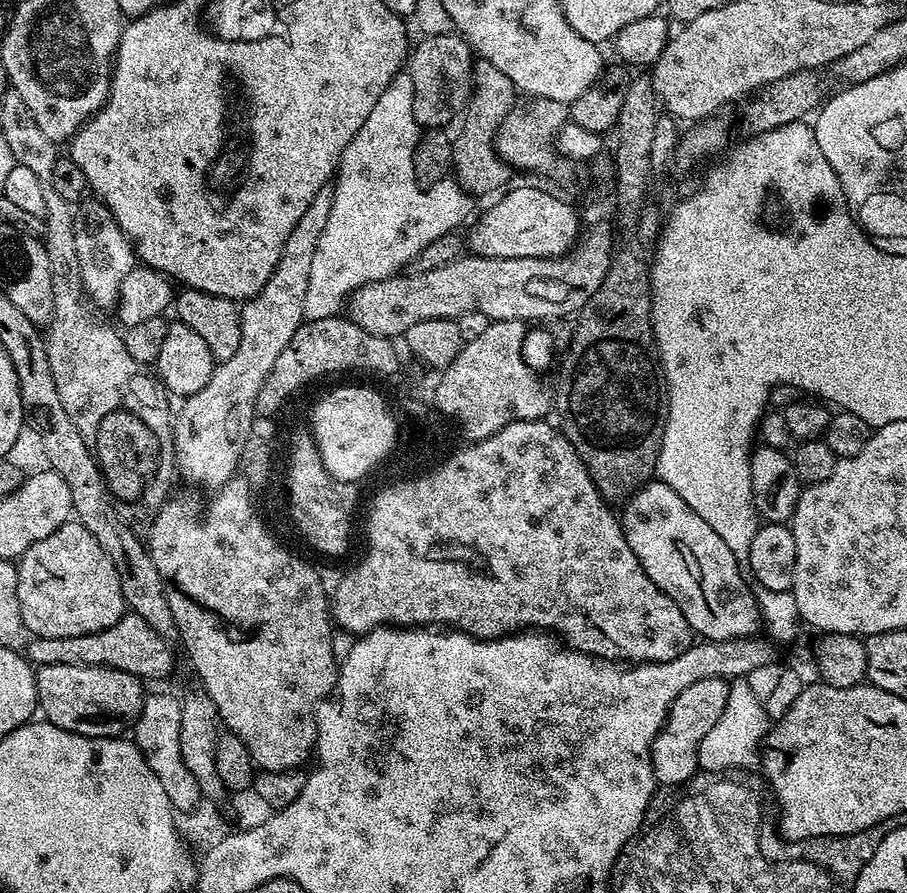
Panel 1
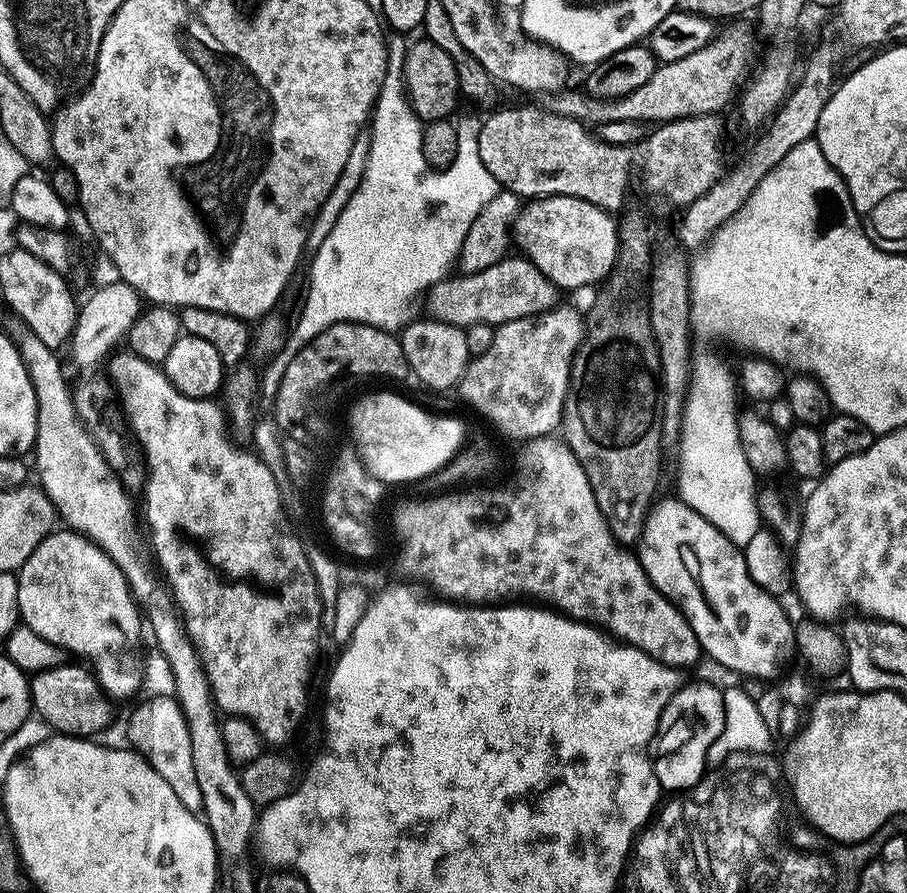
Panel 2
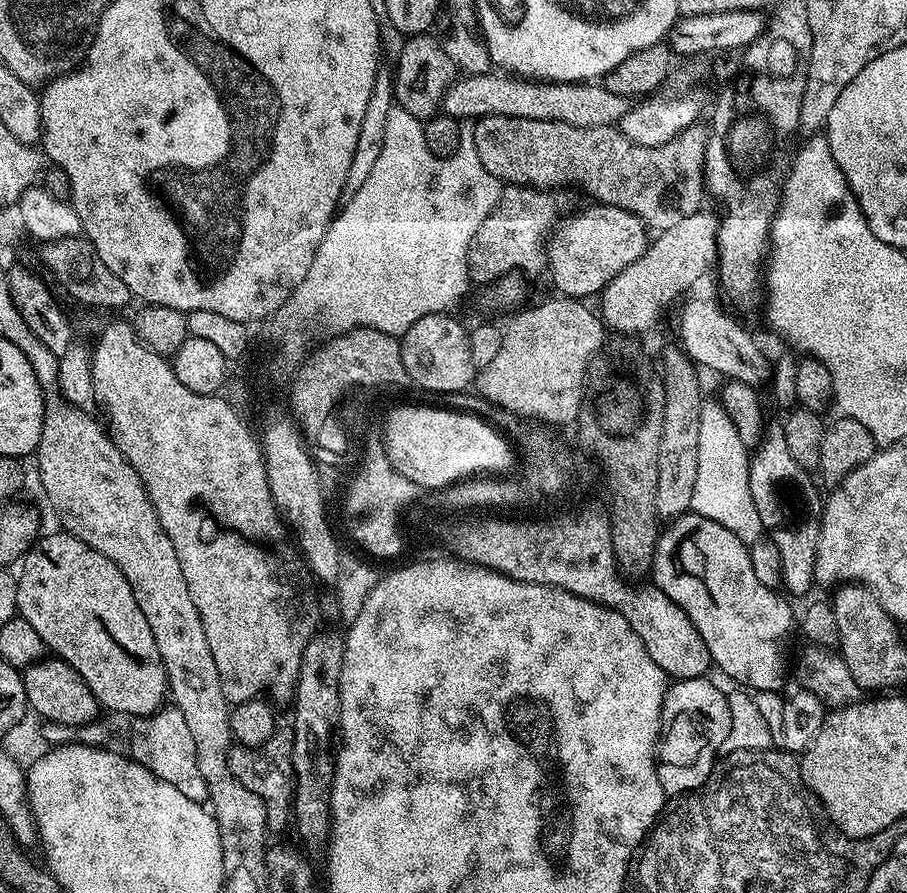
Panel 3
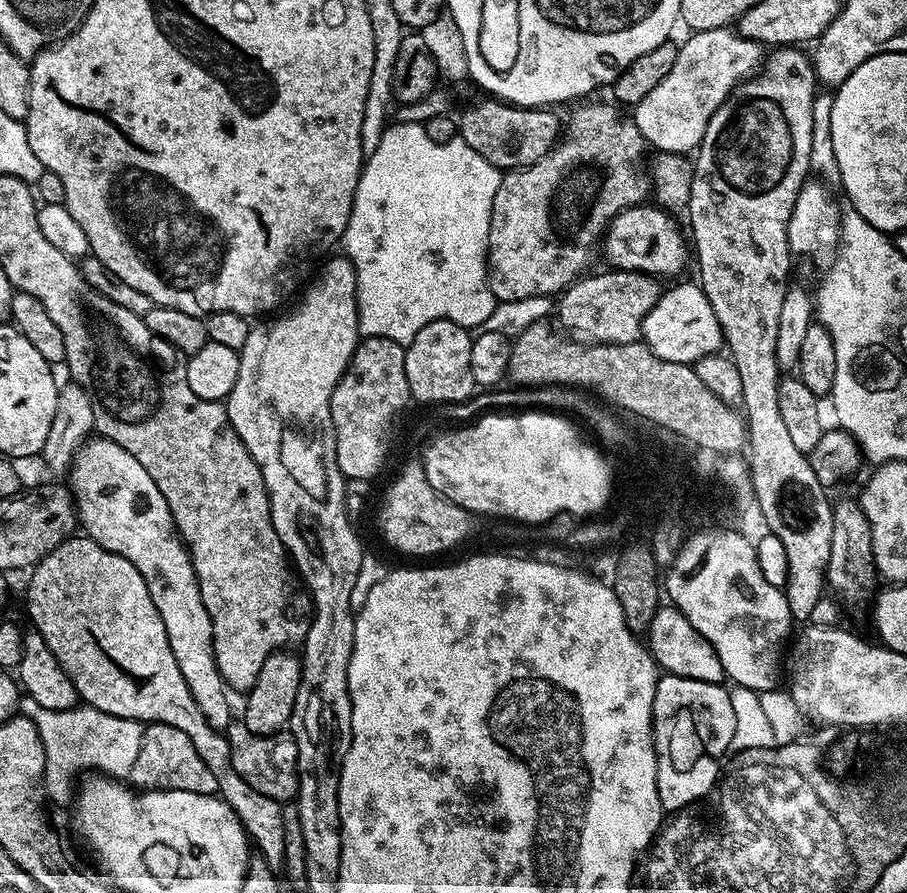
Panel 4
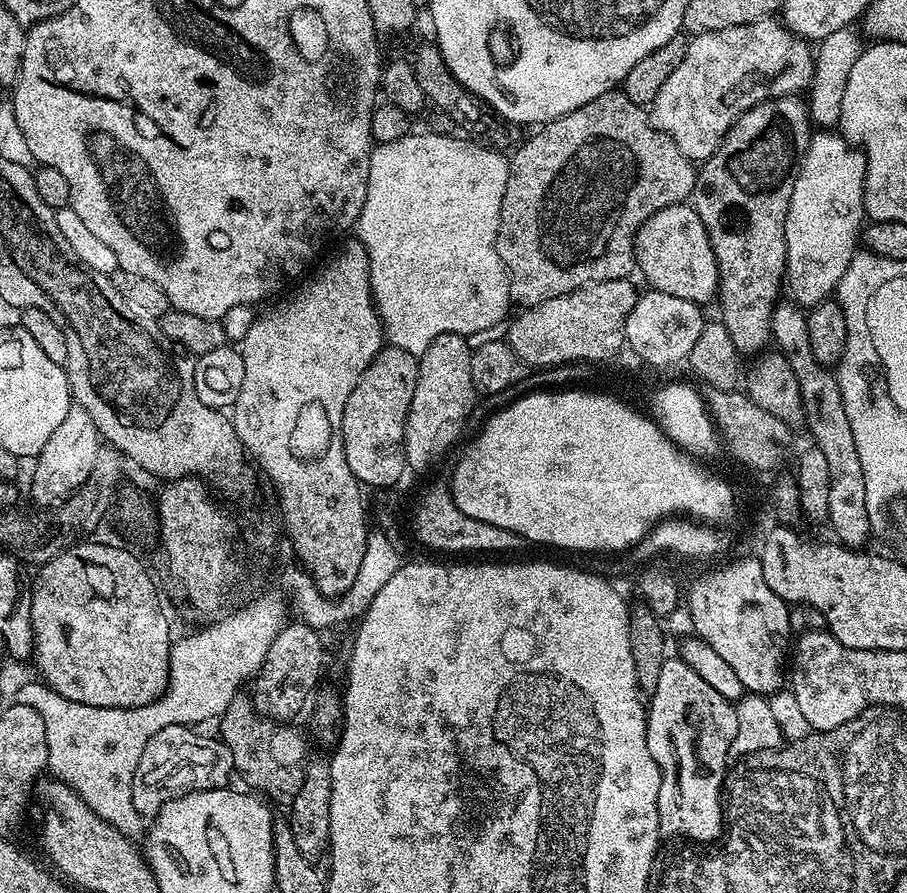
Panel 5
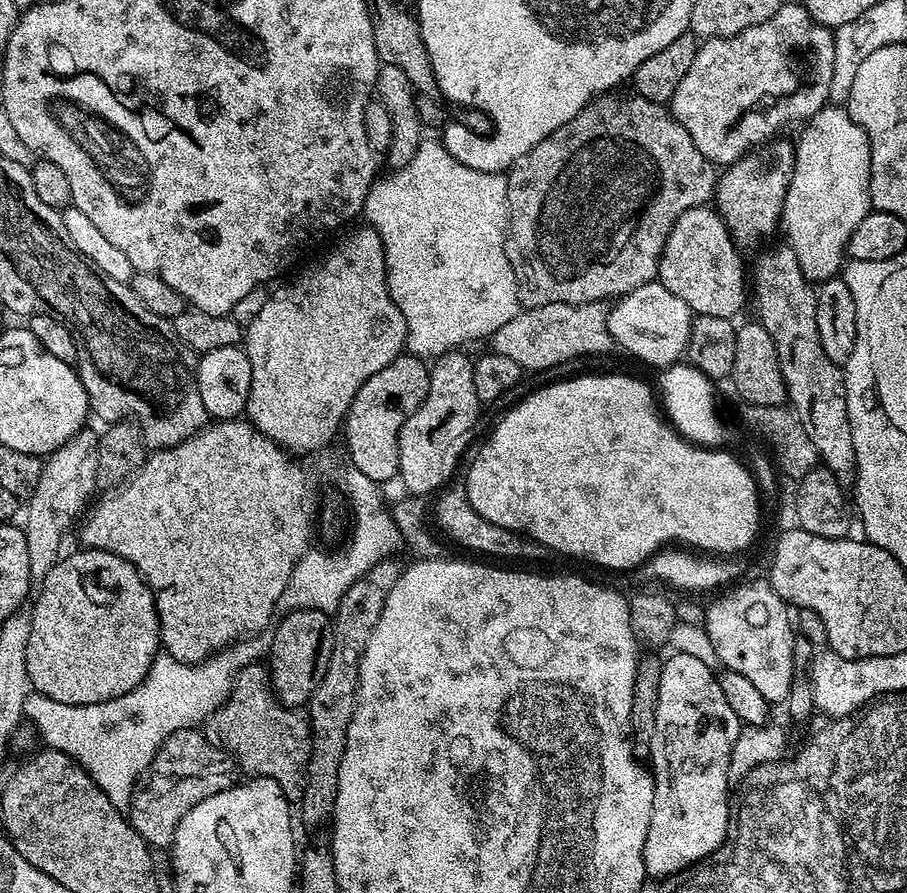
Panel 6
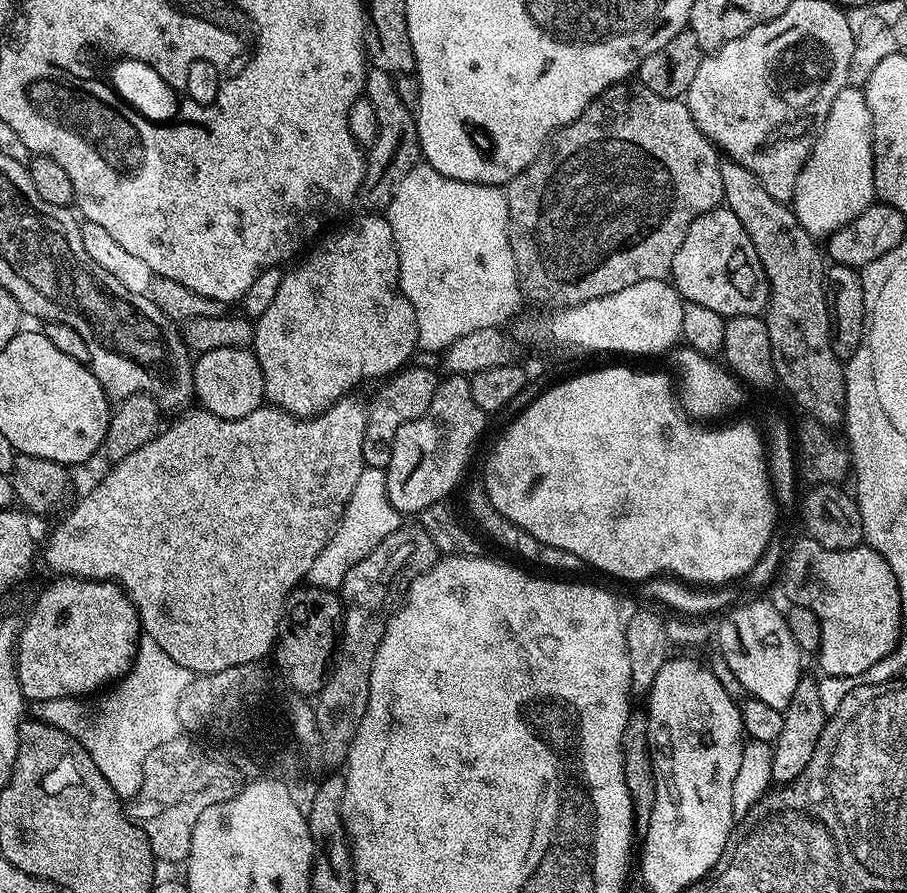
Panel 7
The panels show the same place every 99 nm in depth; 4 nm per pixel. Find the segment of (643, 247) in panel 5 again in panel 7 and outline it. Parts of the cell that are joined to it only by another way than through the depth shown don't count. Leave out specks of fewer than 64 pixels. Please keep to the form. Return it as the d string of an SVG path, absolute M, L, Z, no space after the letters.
M727 206L715 208L713 212L704 212L686 230L686 239L678 246L678 254L674 254L674 266L670 283L680 294L681 300L706 306L714 310L714 314L723 316L760 316L768 306L768 279L766 270L762 270L762 262L758 262L758 250L754 250L754 242L750 242L750 234L738 222L738 218Z

